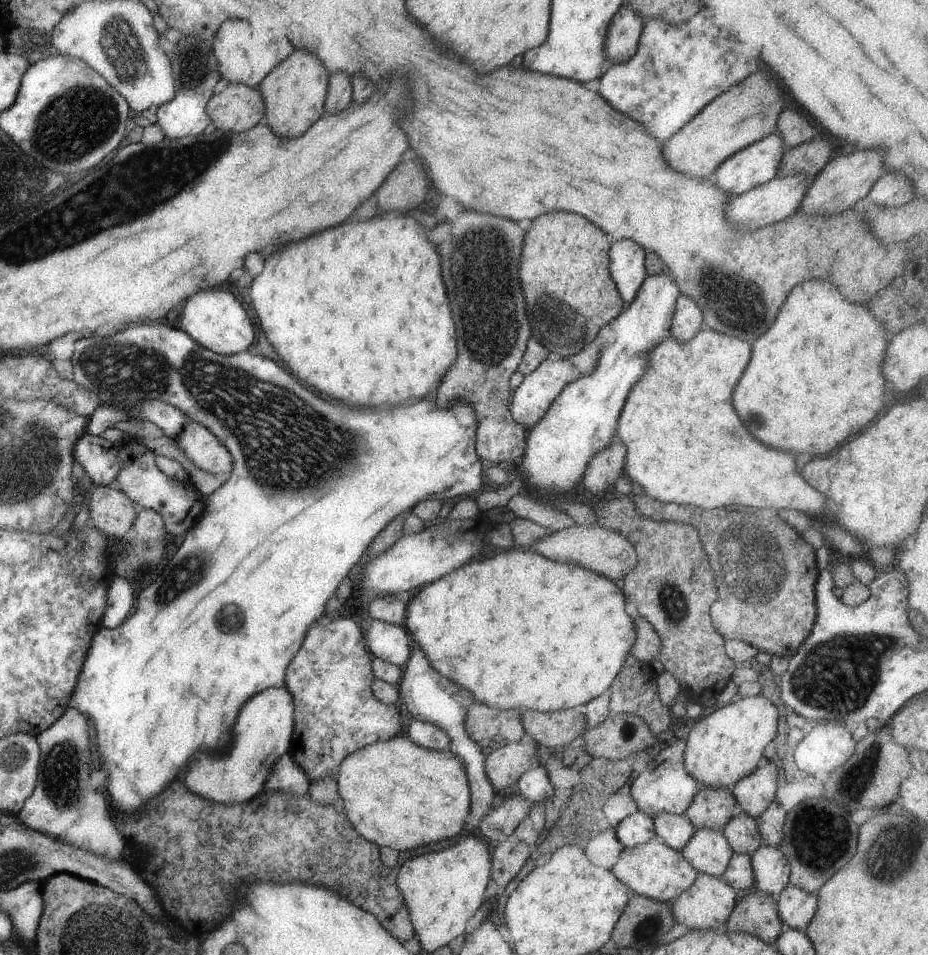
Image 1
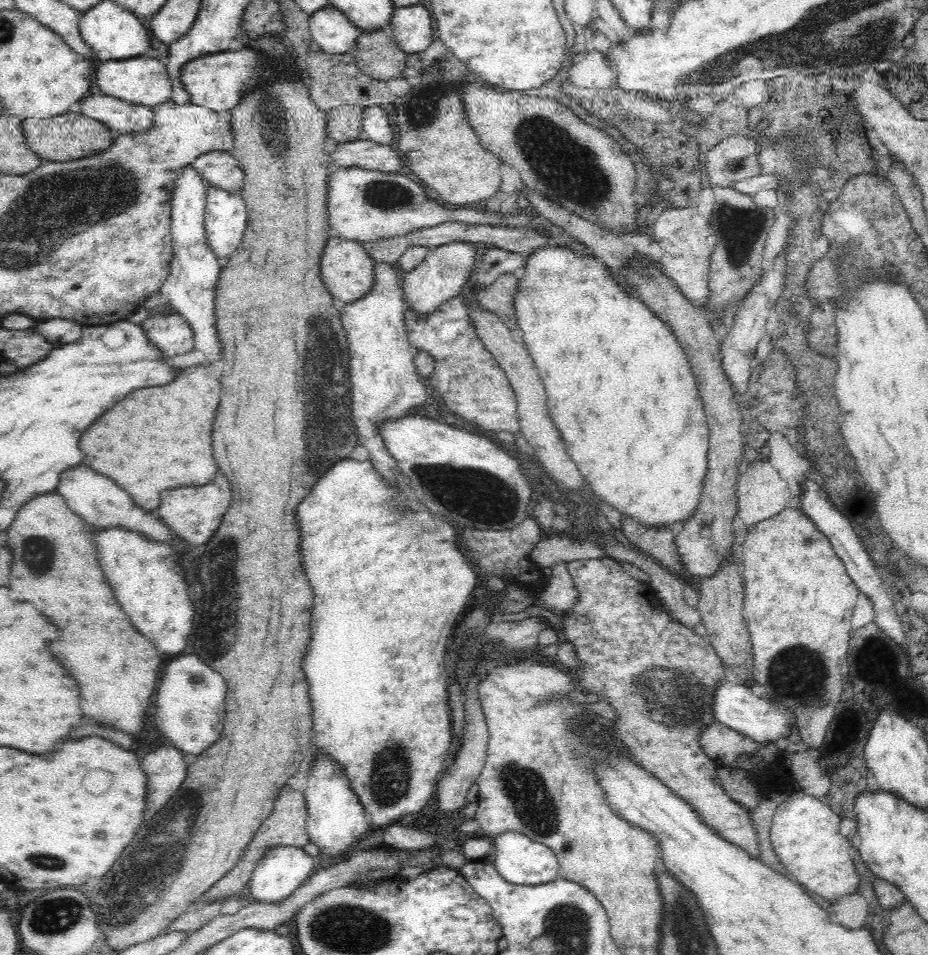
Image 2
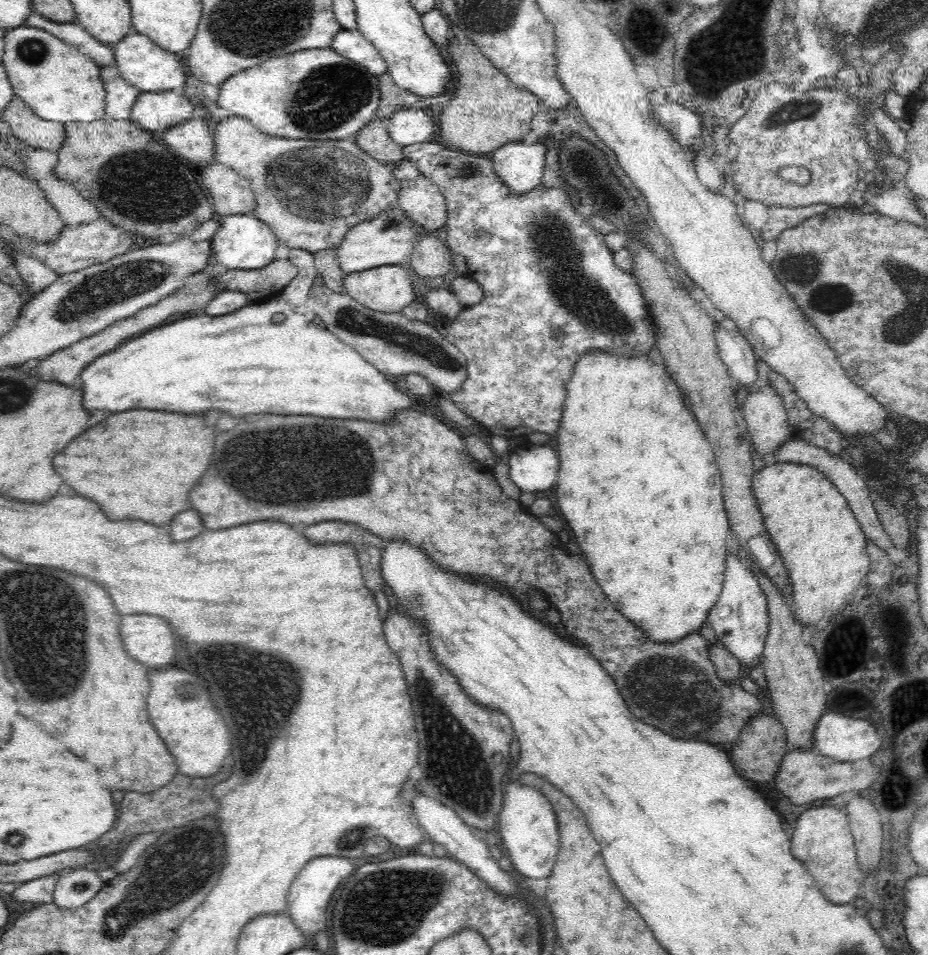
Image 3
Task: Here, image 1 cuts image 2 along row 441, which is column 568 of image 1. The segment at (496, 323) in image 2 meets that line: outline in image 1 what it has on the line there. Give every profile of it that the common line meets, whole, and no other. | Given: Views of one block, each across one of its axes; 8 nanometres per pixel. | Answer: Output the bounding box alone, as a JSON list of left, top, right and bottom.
[529,525,637,582]

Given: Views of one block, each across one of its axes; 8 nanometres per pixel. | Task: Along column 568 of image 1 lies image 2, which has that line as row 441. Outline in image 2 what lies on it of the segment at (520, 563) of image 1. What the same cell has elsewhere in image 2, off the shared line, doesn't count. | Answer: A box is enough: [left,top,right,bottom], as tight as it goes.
[513,244,709,526]

